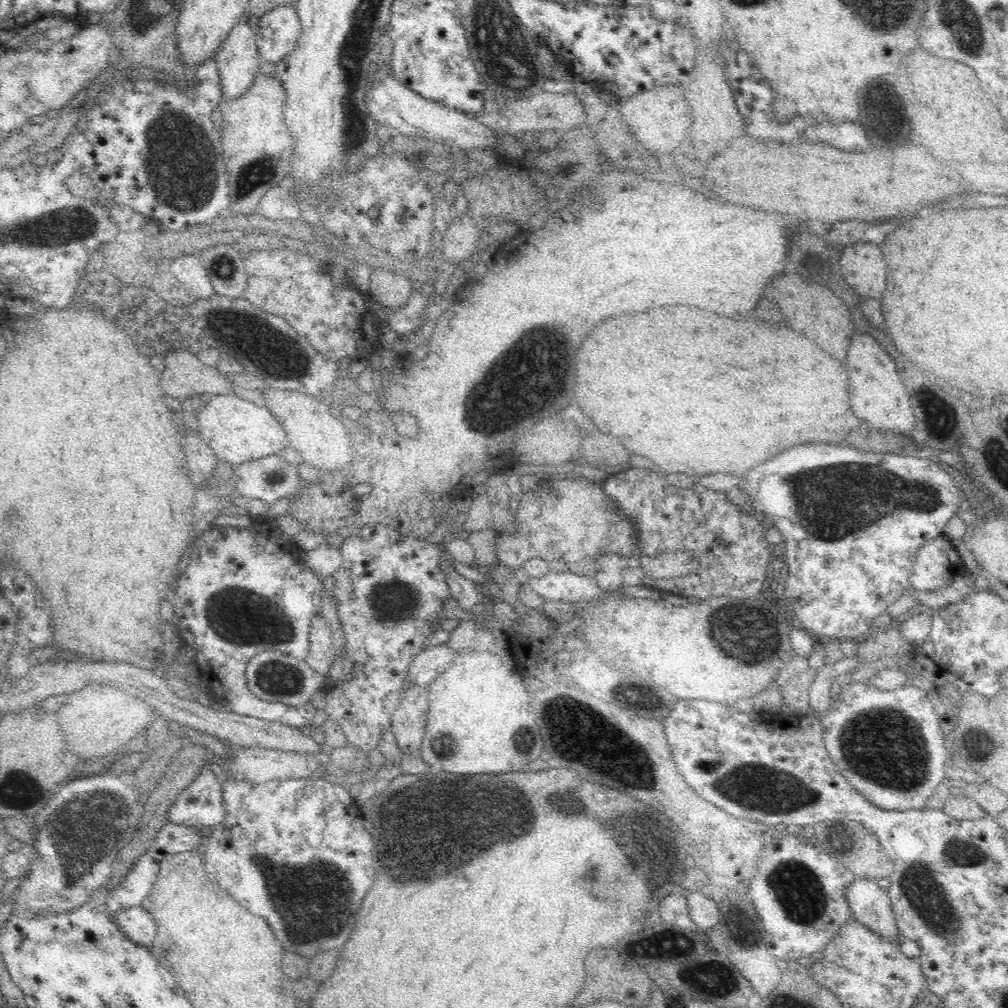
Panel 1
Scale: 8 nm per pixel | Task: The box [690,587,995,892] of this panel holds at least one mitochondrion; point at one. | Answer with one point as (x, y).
(885, 747)

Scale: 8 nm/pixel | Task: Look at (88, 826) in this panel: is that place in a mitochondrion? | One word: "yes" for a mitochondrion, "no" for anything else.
yes

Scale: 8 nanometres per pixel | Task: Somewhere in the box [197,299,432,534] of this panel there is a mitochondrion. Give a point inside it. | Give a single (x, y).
(279, 352)

